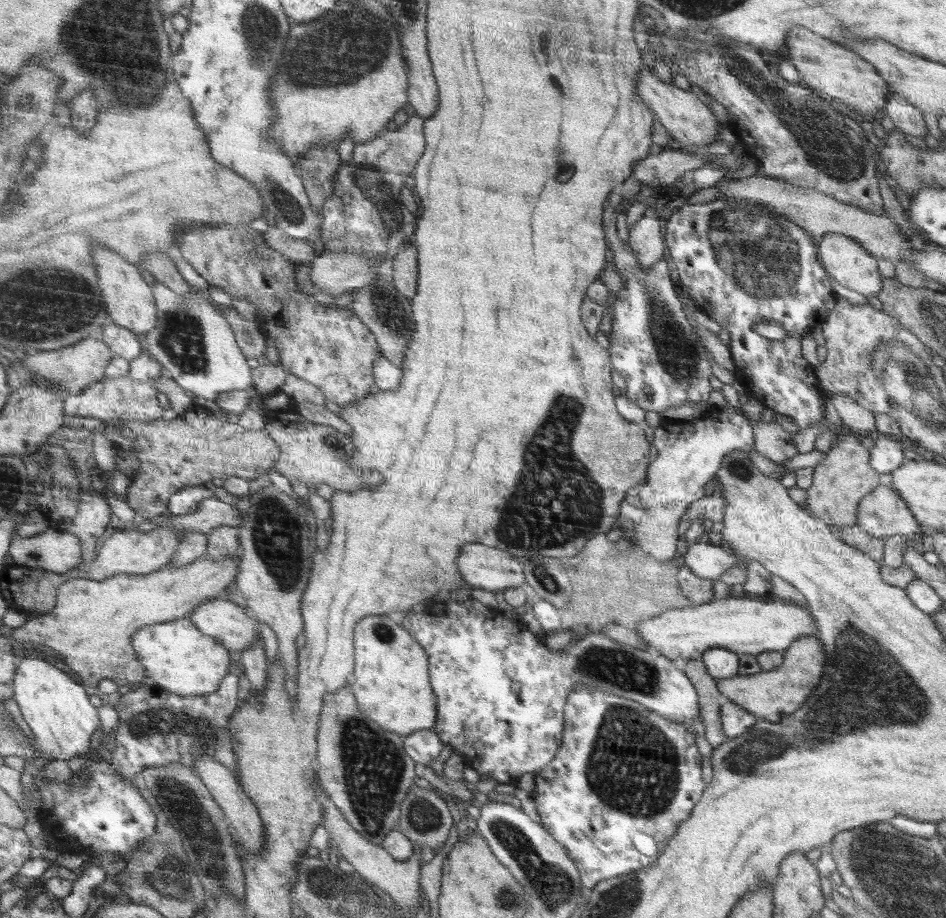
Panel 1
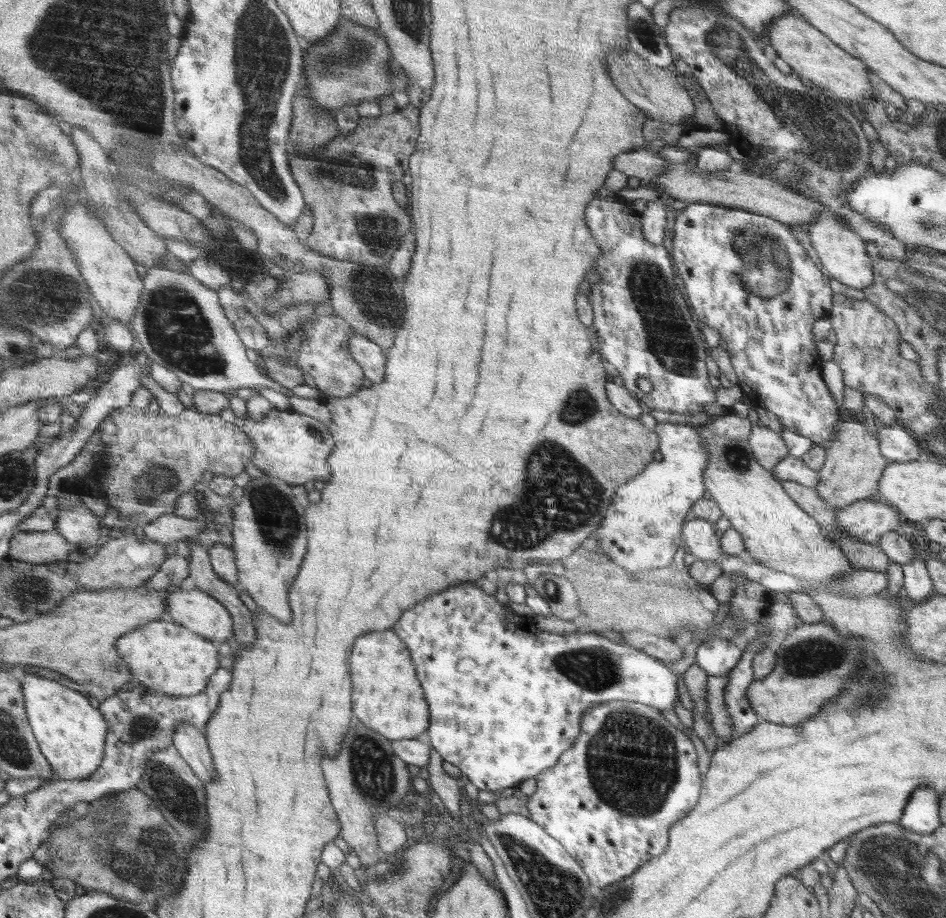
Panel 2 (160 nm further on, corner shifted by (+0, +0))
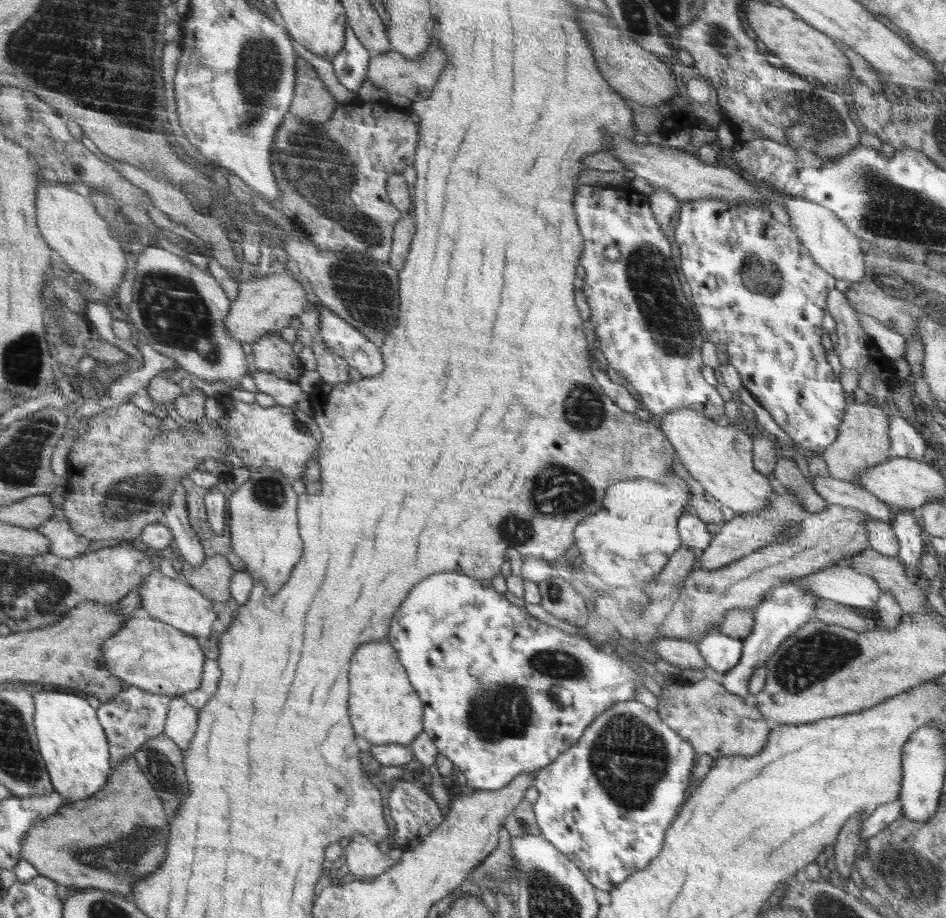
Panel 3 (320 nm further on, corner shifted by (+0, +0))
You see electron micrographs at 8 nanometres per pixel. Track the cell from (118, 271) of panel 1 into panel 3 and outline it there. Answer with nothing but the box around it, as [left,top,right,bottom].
[37,181,126,301]

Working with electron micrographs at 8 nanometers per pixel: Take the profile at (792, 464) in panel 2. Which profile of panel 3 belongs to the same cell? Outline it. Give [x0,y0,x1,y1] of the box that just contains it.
[810,477,895,523]

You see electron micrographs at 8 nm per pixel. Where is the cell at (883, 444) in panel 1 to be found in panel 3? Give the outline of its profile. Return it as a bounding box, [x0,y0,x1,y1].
[890,416,926,459]

